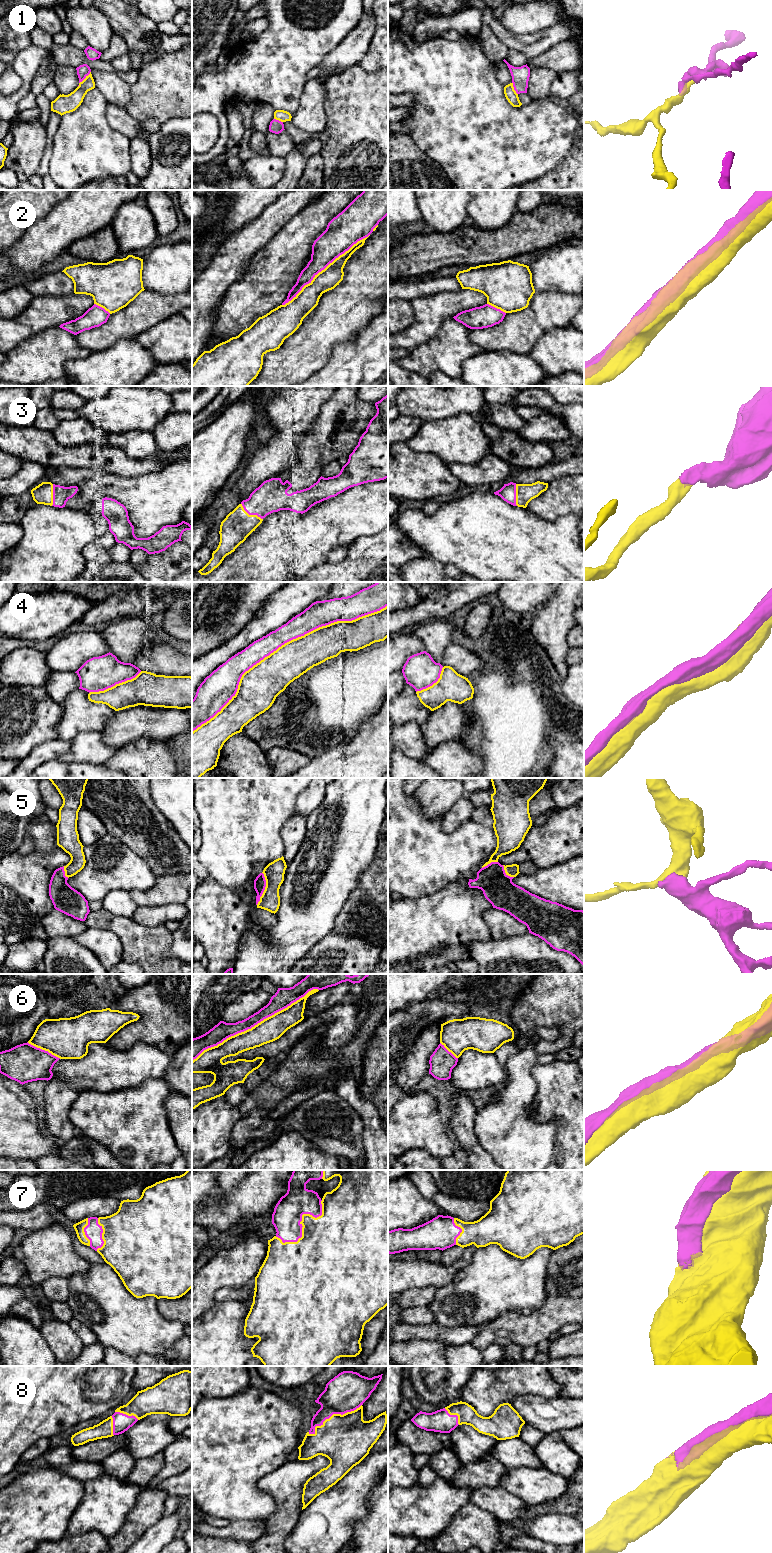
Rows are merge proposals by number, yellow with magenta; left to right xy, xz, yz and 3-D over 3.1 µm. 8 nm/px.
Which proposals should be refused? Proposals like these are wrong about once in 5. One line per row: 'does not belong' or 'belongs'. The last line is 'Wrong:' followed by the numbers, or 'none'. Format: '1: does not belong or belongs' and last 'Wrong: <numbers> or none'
1: does not belong
2: belongs
3: belongs
4: belongs
5: belongs
6: belongs
7: belongs
8: belongs
Wrong: 1

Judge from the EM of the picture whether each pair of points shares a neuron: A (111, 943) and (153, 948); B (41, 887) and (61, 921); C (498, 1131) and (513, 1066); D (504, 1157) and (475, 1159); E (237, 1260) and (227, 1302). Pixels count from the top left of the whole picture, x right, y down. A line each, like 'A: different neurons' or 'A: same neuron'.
A: different neurons
B: different neurons
C: same neuron
D: different neurons
E: different neurons

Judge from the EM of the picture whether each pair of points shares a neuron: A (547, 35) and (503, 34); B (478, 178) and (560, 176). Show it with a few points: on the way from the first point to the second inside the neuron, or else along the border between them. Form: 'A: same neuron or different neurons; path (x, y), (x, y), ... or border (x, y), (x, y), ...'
A: same neuron; path (536, 41), (514, 41)
B: different neurons; border (561, 161), (542, 176), (535, 179)

